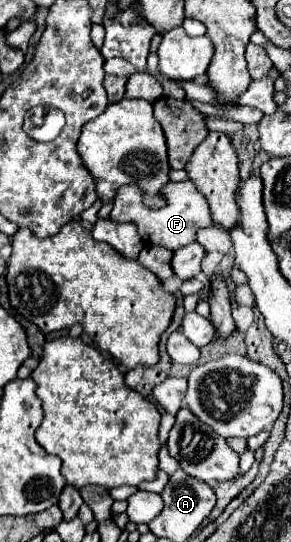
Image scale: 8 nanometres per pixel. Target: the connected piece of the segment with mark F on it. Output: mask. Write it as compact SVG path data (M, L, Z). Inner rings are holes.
M169 181L163 185L163 189L159 193L163 195L165 205L159 209L151 209L143 203L143 191L137 183L123 185L123 187L119 187L119 191L115 195L115 207L109 217L119 223L133 223L139 229L139 235L145 243L167 247L171 251L177 251L177 249L193 243L199 229L211 227L213 219L211 219L209 203L205 203L205 197L193 187L191 181L181 181L181 183Z

